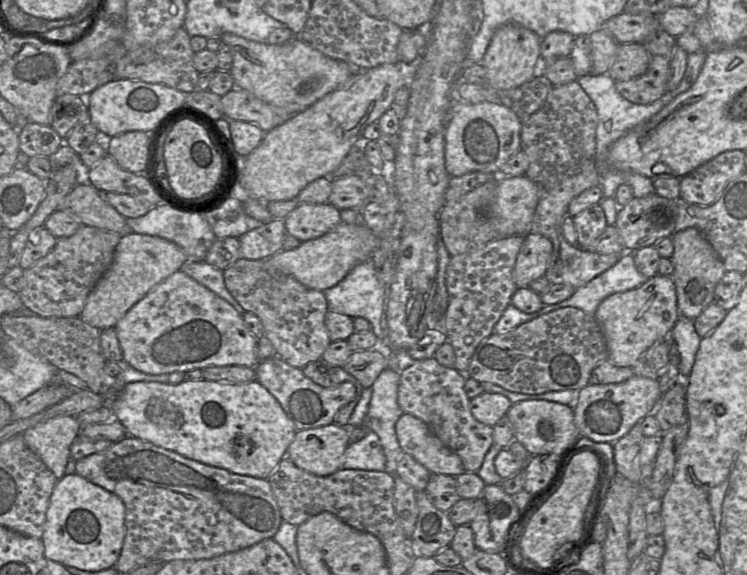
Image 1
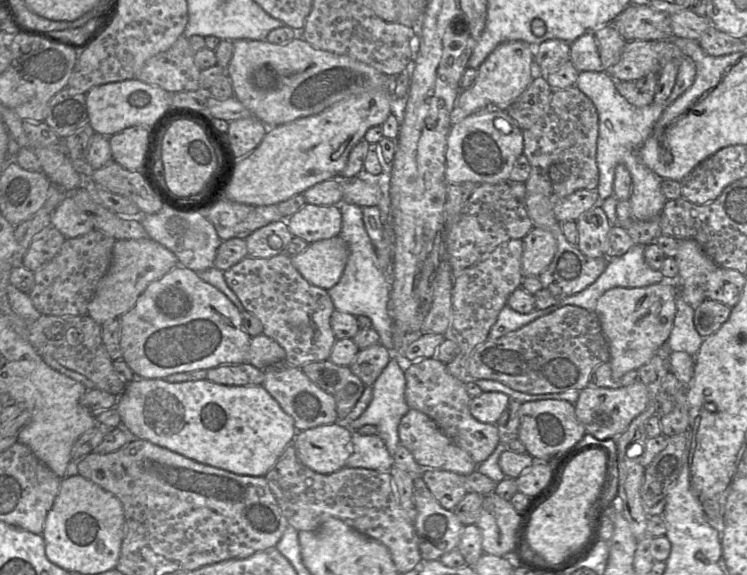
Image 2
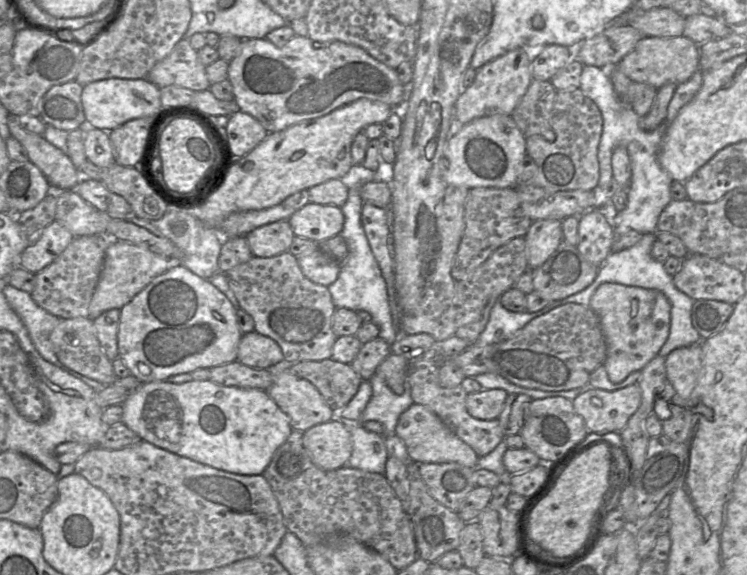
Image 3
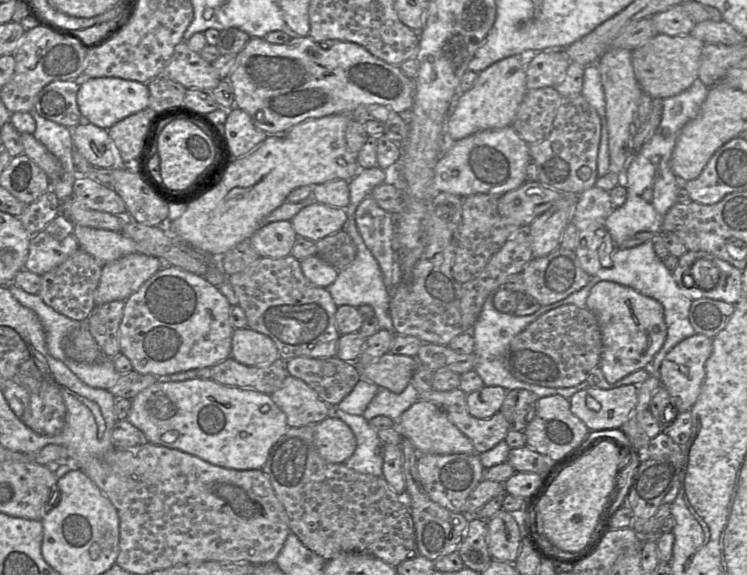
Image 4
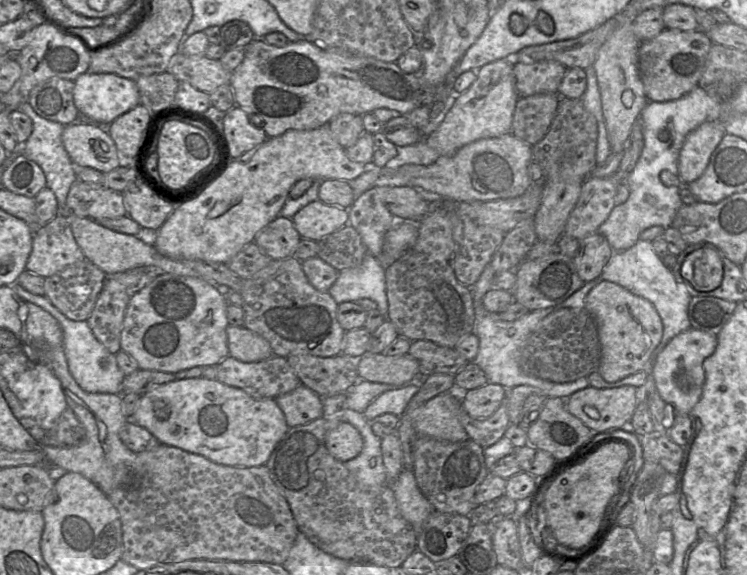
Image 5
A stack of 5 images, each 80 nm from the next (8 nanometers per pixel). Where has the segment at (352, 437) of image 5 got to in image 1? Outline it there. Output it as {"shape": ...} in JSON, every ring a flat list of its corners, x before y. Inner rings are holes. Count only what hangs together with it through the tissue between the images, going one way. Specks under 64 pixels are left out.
{"shape":[[335,423,308,430,297,430,287,456,297,467,316,476,329,476,342,468,342,457,349,445,349,430]]}

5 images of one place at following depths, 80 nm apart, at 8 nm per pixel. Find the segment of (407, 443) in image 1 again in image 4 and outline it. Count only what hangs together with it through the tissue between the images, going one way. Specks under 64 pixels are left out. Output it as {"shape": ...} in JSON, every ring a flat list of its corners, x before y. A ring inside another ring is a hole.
{"shape":[[418,400,412,404,399,418,397,422,403,438,409,439,419,454,459,454,459,453,476,453,472,442,449,420,445,411,439,406,428,400]]}

